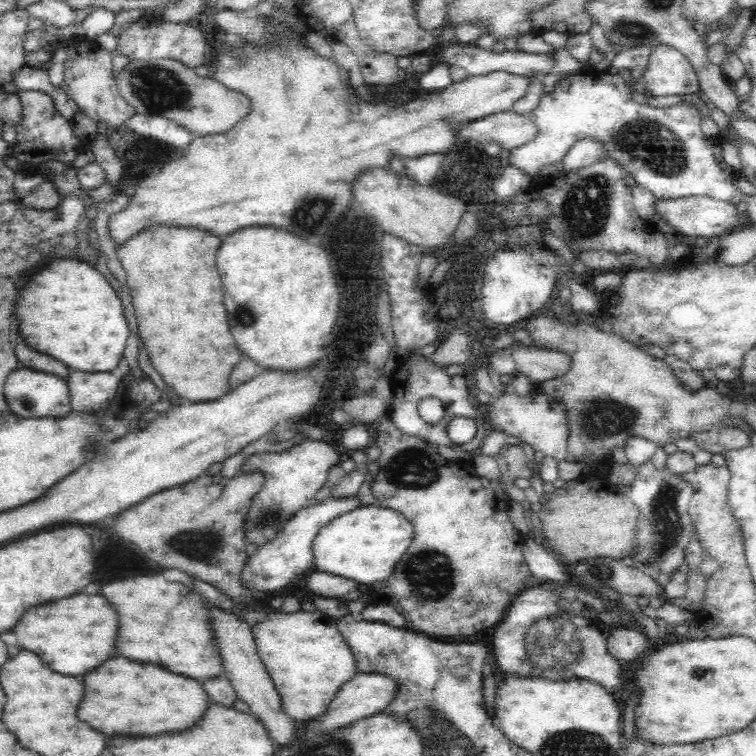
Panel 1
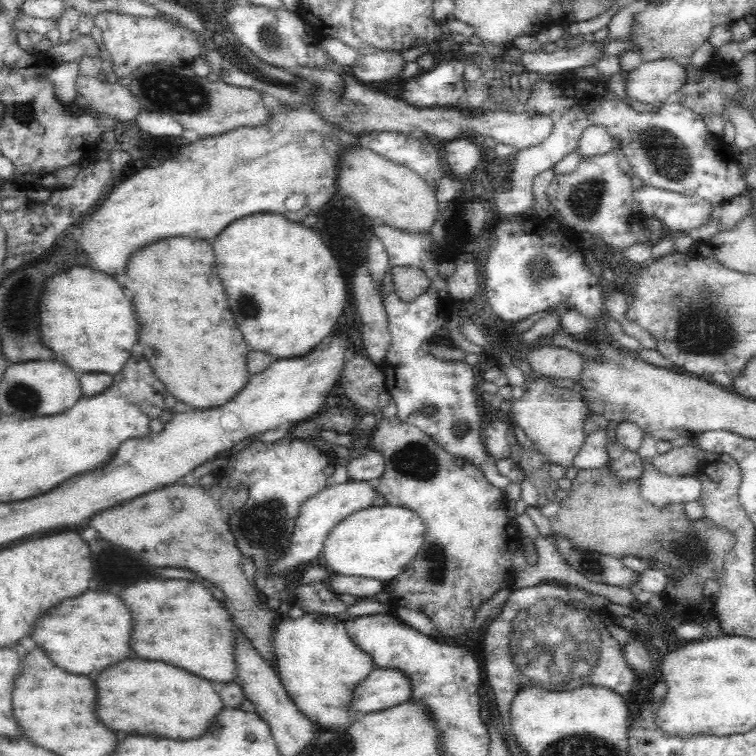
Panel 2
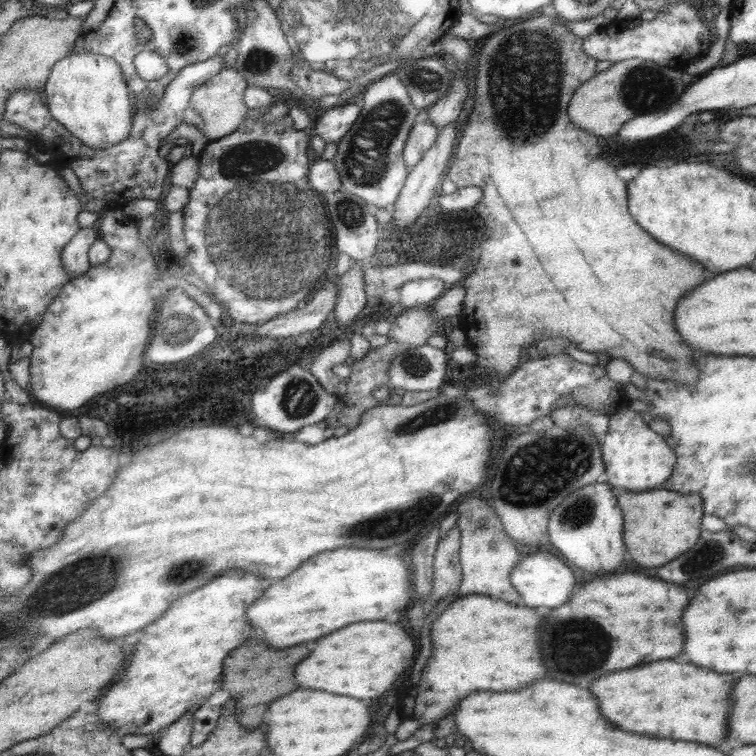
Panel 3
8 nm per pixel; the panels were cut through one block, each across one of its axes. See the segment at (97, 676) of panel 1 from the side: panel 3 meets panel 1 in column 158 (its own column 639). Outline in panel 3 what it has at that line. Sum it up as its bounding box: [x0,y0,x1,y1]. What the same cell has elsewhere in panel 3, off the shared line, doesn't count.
[591,660,733,746]

